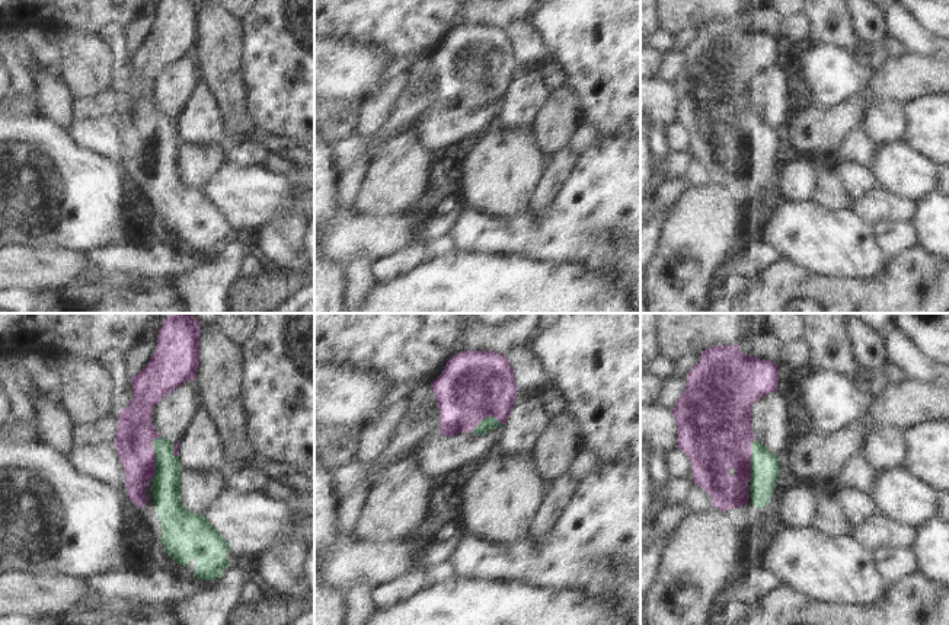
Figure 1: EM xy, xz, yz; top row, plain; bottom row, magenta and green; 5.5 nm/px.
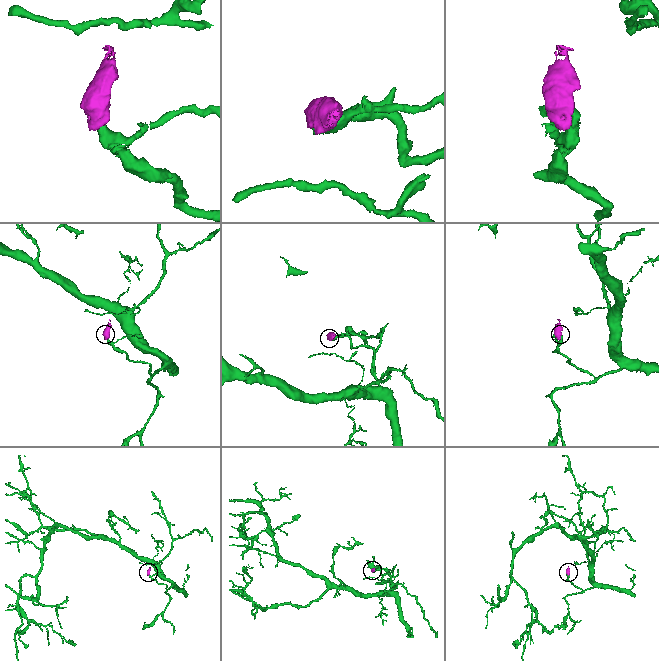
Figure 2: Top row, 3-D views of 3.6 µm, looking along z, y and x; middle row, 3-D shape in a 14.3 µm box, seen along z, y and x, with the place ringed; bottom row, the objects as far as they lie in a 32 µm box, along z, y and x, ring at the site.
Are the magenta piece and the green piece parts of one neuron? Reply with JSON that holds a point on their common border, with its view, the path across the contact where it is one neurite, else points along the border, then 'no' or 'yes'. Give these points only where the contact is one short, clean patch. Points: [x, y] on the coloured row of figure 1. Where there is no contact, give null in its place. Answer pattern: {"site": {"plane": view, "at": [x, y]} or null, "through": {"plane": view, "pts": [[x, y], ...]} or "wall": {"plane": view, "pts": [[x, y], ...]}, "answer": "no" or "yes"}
{"site": {"plane": "xy", "at": [155, 458]}, "through": {"plane": "xy", "pts": [[134, 439], [155, 458], [163, 468], [166, 481]]}, "answer": "yes"}

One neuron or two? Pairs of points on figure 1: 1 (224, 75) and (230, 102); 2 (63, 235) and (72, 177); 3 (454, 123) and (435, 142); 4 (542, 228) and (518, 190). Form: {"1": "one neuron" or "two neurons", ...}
{"1": "one neuron", "2": "one neuron", "3": "one neuron", "4": "two neurons"}

